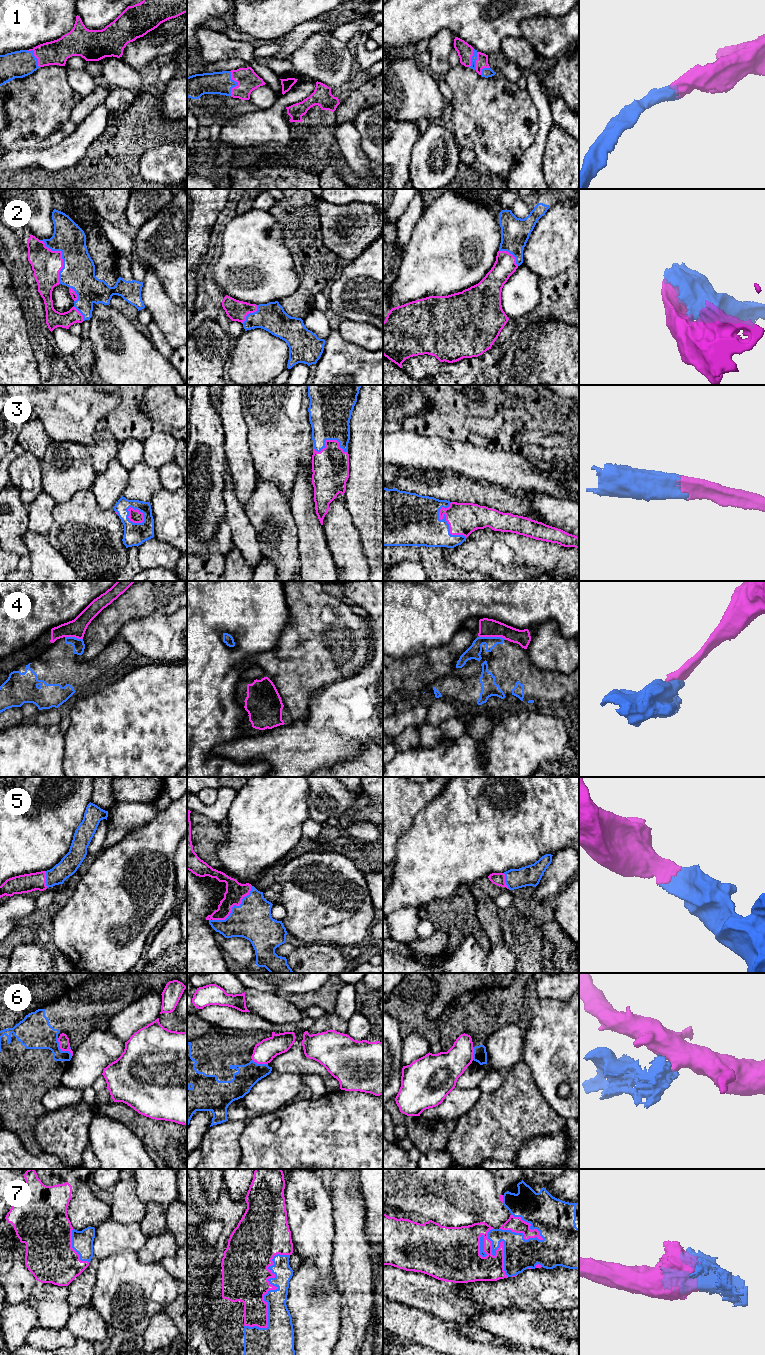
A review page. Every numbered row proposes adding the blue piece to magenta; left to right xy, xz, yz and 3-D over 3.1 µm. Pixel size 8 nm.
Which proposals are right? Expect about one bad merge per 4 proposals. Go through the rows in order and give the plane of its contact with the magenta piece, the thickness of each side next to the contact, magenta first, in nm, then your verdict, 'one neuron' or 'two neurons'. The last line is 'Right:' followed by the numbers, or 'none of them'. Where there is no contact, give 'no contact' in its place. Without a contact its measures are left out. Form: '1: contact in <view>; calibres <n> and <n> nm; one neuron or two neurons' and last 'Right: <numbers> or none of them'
1: contact in xz; calibres 170 and 180 nm; one neuron
2: contact in xy; calibres 240 and 260 nm; one neuron
3: contact in yz; calibres 260 and 360 nm; one neuron
4: contact in yz; calibres 140 and 110 nm; two neurons
5: contact in xz; calibres 160 and 320 nm; one neuron
6: contact in xy; calibres 90 and 260 nm; two neurons
7: contact in xz; calibres 380 and 190 nm; one neuron
Right: 1, 2, 3, 5, 7

